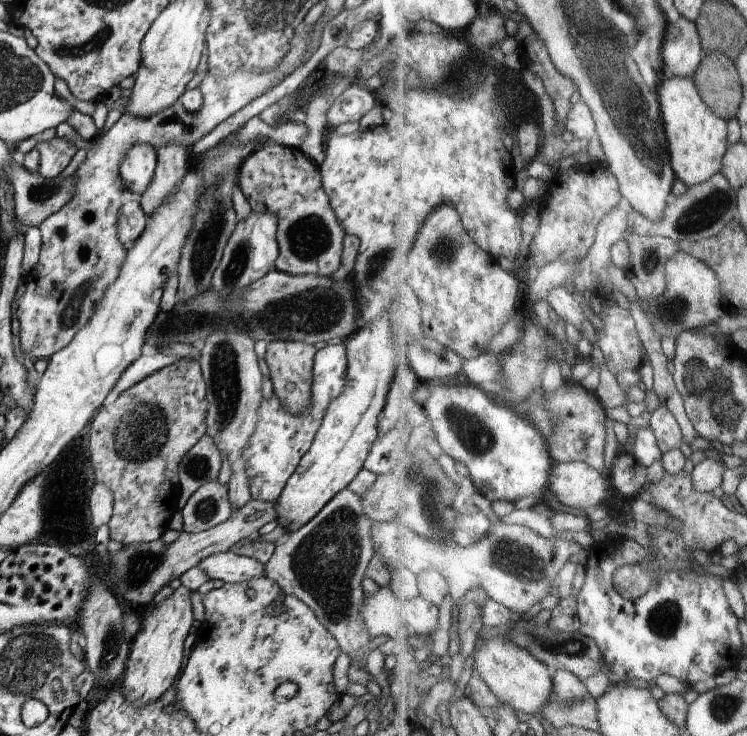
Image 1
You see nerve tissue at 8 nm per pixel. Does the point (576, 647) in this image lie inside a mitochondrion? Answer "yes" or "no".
yes

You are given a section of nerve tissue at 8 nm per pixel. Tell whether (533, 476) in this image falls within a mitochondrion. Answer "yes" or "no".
no

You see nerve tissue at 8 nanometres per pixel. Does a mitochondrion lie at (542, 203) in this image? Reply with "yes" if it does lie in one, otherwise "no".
no

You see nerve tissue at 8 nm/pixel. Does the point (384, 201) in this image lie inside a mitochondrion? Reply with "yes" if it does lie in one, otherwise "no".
no

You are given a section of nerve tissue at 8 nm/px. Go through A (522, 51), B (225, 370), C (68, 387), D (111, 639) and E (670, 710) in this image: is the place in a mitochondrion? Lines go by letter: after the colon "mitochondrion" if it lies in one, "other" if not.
A: other
B: mitochondrion
C: other
D: mitochondrion
E: other

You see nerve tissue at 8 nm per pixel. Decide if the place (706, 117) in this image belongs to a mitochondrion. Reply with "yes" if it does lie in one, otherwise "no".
no

